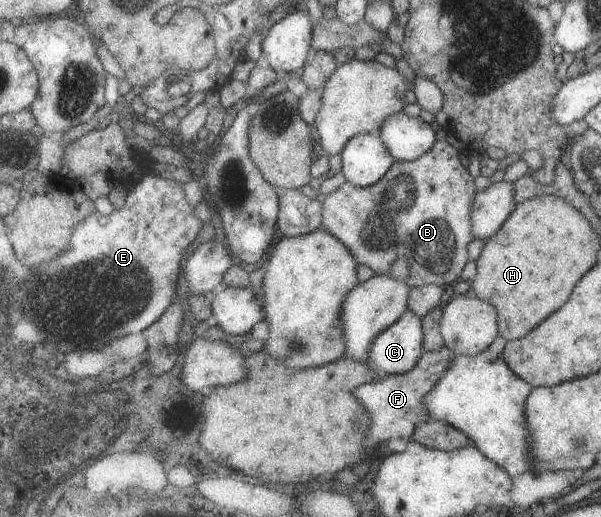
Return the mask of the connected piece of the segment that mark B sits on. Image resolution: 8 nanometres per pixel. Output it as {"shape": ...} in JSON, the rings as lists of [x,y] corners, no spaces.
{"shape":[[[439,140],[417,160],[394,162],[391,170],[376,185],[360,187],[346,181],[336,191],[326,195],[323,201],[324,229],[348,246],[358,263],[374,270],[375,275],[388,276],[392,263],[404,257],[410,264],[406,283],[412,288],[426,285],[454,288],[470,262],[468,246],[475,239],[472,234],[472,210],[479,190],[470,170],[460,160],[462,154],[463,151],[454,148],[450,142]]]}

